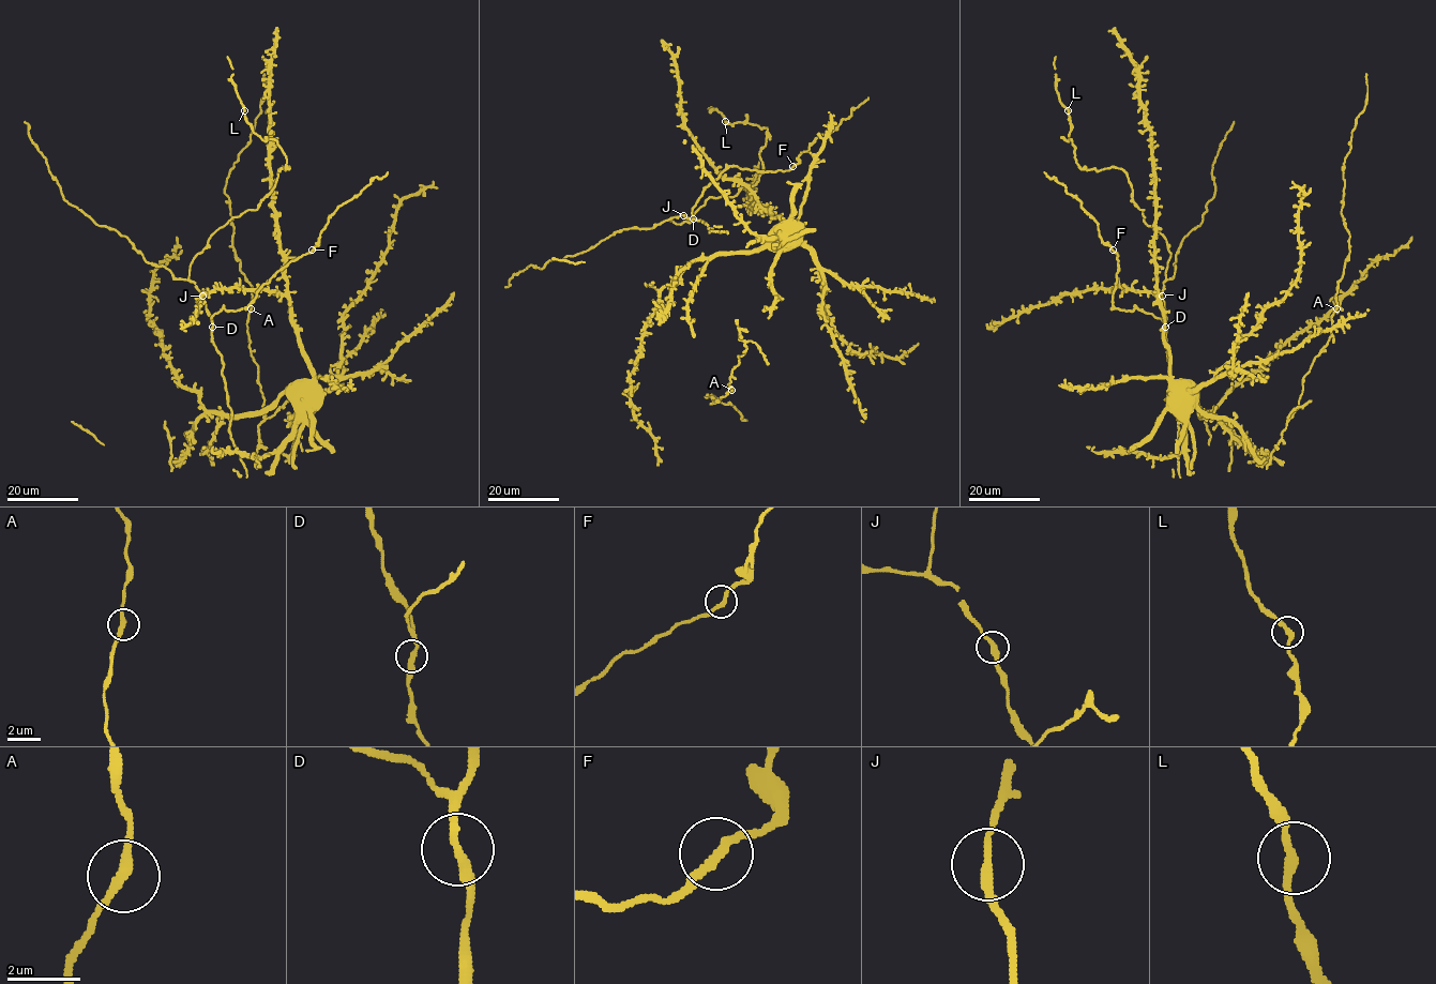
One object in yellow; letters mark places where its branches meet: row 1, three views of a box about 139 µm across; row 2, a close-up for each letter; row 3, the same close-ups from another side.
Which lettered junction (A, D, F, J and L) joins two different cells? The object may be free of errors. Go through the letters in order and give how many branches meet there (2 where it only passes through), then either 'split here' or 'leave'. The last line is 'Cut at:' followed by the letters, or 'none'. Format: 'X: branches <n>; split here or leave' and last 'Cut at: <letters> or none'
A: branches 2; leave
D: branches 2; leave
F: branches 2; leave
J: branches 2; leave
L: branches 2; leave
Cut at: none

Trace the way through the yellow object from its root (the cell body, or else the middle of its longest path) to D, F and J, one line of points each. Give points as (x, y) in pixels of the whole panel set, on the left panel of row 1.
D: (305, 394), (312, 373), (285, 296), (255, 290), (256, 297), (245, 307), (215, 313), (212, 327)
F: (305, 394), (312, 373), (290, 302), (280, 292), (255, 290), (257, 296), (277, 271), (312, 250)
J: (305, 394), (312, 373), (285, 296), (255, 290), (256, 297), (245, 307), (223, 308), (212, 321), (202, 296)

